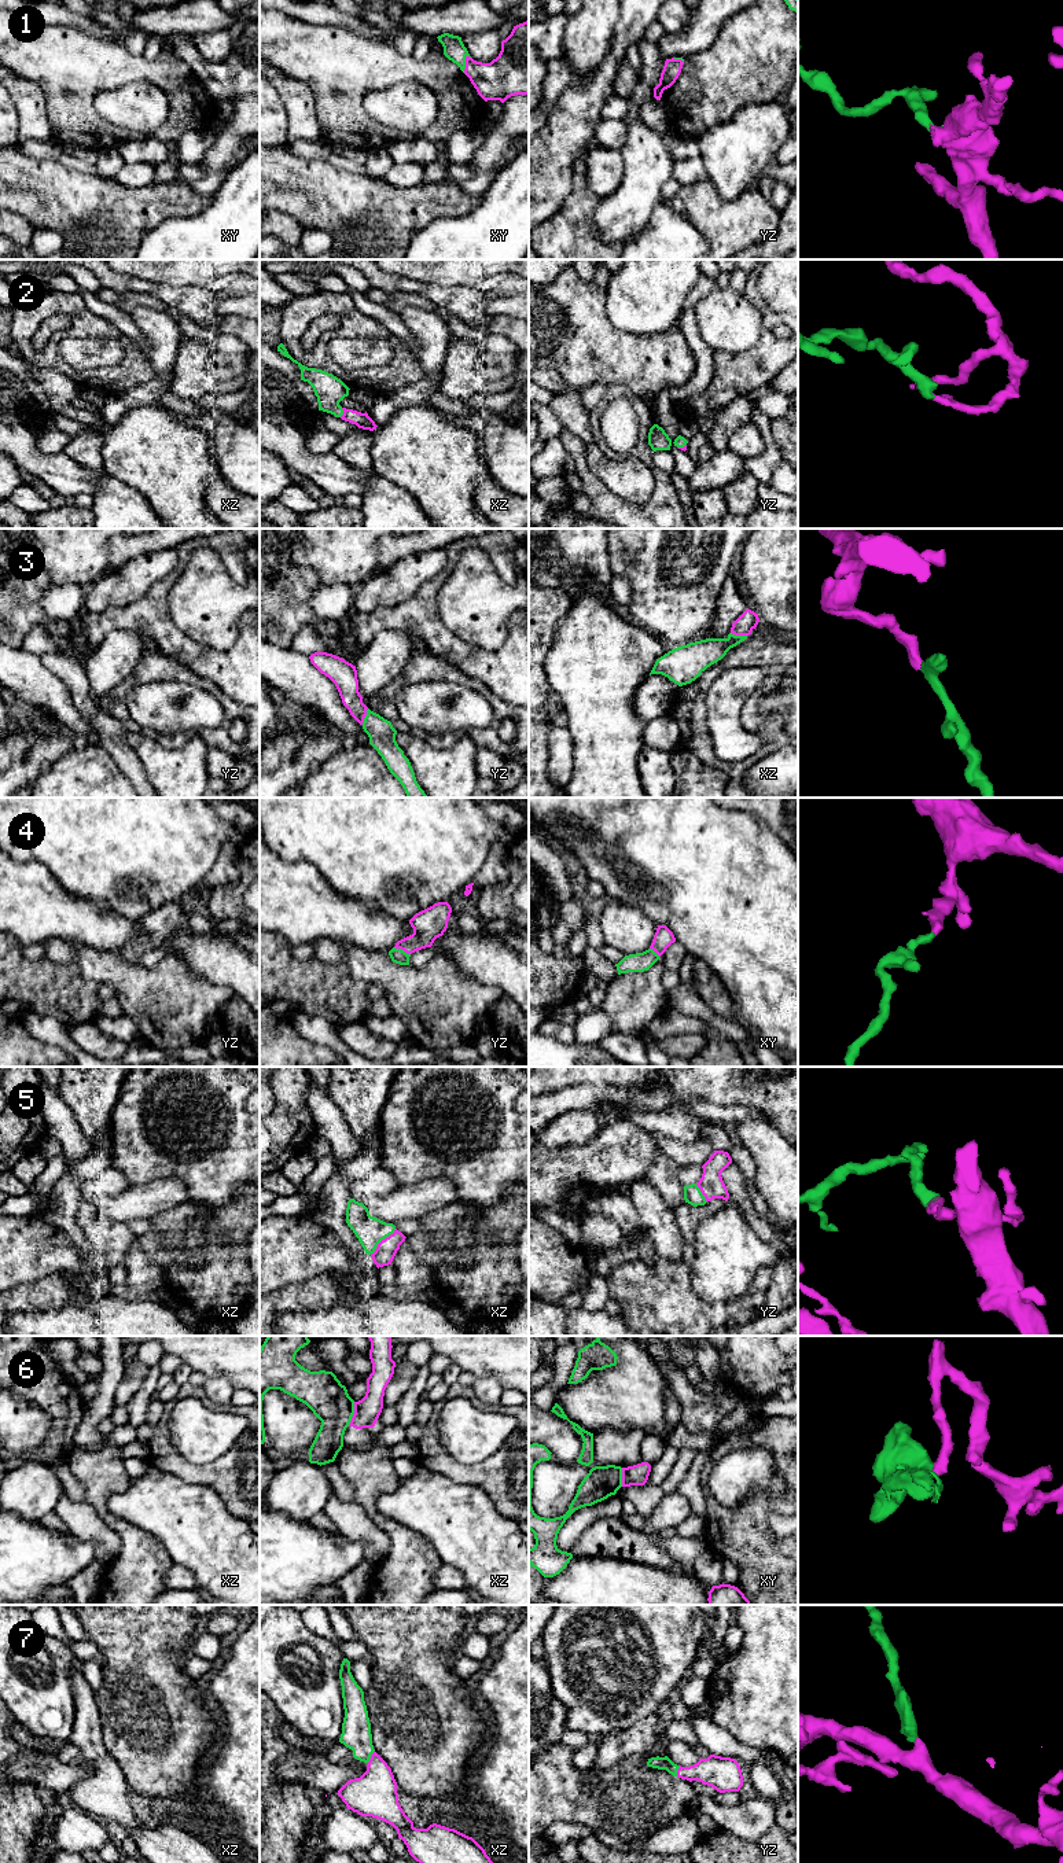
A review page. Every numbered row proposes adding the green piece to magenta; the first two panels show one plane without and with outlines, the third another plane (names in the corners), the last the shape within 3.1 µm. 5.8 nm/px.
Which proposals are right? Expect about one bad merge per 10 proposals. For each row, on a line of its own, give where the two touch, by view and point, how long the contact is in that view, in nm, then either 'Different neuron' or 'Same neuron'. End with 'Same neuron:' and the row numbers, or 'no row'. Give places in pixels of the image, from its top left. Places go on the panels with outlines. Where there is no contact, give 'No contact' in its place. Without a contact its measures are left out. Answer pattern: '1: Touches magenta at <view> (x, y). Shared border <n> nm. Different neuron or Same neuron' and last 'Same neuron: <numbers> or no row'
1: Touches magenta at xy (466, 63). Shared border 110 nm. Same neuron
2: Touches magenta at xz (344, 412). Shared border 60 nm. Same neuron
3: Touches magenta at yz (364, 717). Shared border 100 nm. Same neuron
4: Touches magenta at yz (403, 949). Shared border 110 nm. Same neuron
5: Touches magenta at xz (381, 1241). Shared border 220 nm. Same neuron
6: Touches magenta at xz (353, 1414). Shared border 150 nm. Different neuron
7: Touches magenta at xz (371, 1756). Shared border 80 nm. Same neuron
Same neuron: 1, 2, 3, 4, 5, 7

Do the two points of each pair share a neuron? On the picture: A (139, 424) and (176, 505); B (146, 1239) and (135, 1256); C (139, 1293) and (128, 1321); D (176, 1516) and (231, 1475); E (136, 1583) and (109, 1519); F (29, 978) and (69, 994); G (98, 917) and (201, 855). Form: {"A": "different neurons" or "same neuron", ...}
{"A": "same neuron", "B": "different neurons", "C": "different neurons", "D": "different neurons", "E": "same neuron", "F": "same neuron", "G": "different neurons"}

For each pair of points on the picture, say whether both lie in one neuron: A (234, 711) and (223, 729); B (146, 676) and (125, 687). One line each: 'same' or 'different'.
A: same
B: same

